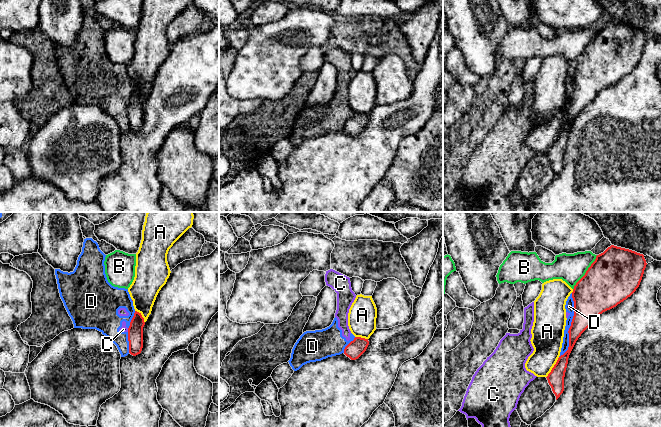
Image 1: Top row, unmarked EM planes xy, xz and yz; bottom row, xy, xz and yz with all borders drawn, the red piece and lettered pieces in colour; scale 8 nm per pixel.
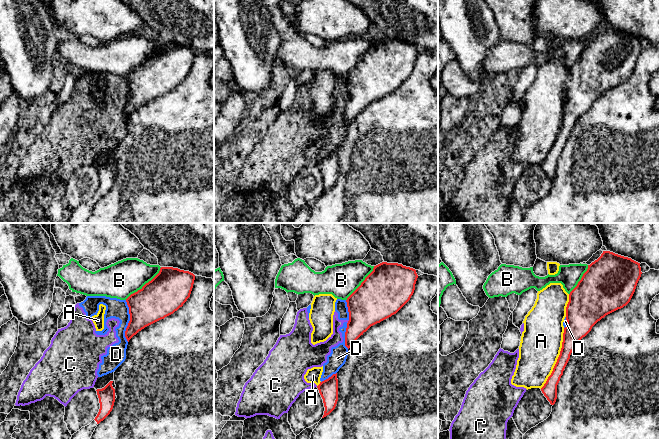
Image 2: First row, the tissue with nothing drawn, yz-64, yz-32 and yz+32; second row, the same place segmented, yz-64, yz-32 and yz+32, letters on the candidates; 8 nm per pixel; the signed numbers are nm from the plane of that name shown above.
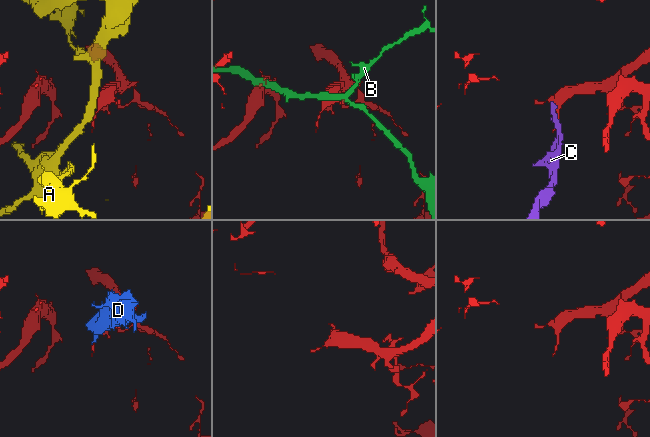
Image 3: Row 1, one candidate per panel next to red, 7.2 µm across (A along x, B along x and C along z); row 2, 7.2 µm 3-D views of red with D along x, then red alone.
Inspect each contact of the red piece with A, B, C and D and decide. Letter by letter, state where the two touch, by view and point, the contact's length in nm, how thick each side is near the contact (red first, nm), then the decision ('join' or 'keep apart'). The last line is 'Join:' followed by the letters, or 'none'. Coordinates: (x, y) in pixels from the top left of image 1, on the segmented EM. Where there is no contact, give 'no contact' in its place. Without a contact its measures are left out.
A: meets red in yz at (553, 367); contact 200 nm long; 130 nm thick on the red side, 260 nm on the other; keep apart
B: meets red in yz at (586, 272); contact 340 nm long; 400 nm thick on the red side, 220 nm on the other; keep apart
C: meets red in xy at (128, 330); contact 30 nm long; 130 nm thick on the red side, 50 nm on the other; keep apart
D: meets red in yz at (574, 311); contact 300 nm long; 340 nm thick on the red side, 70 nm on the other; keep apart
Join: none

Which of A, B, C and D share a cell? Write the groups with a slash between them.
A / B / C D

